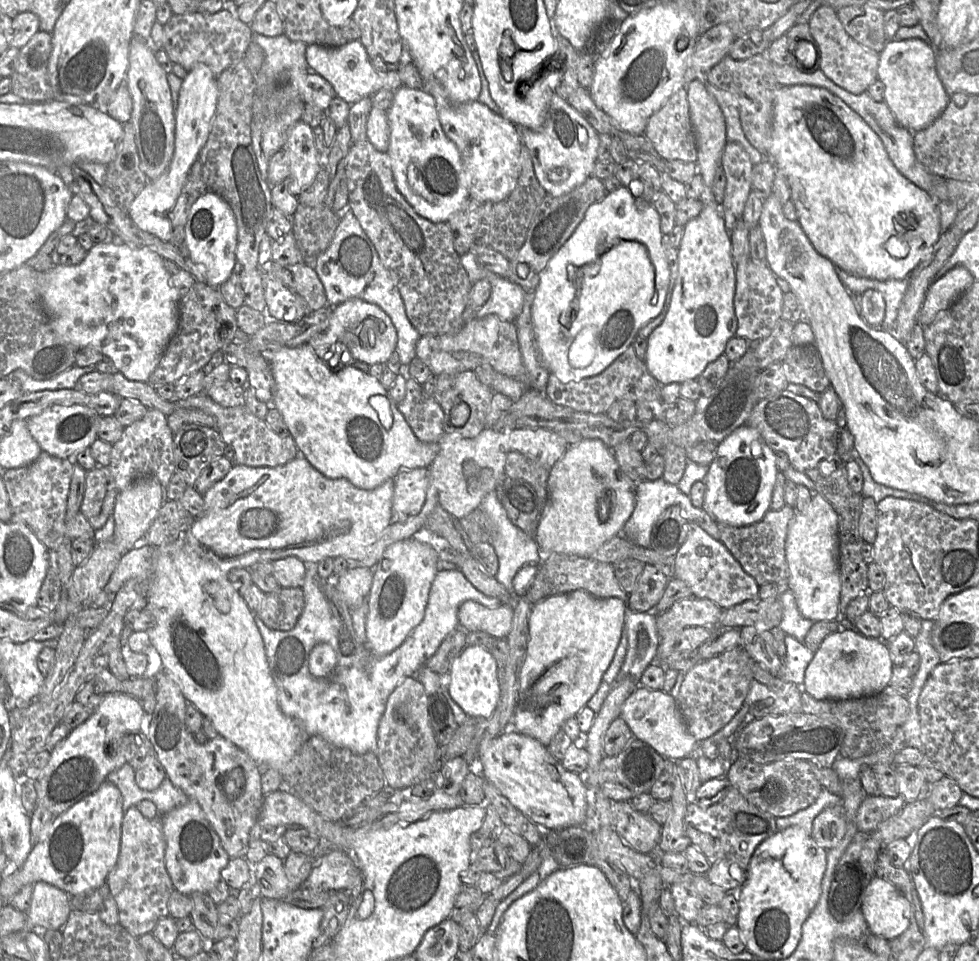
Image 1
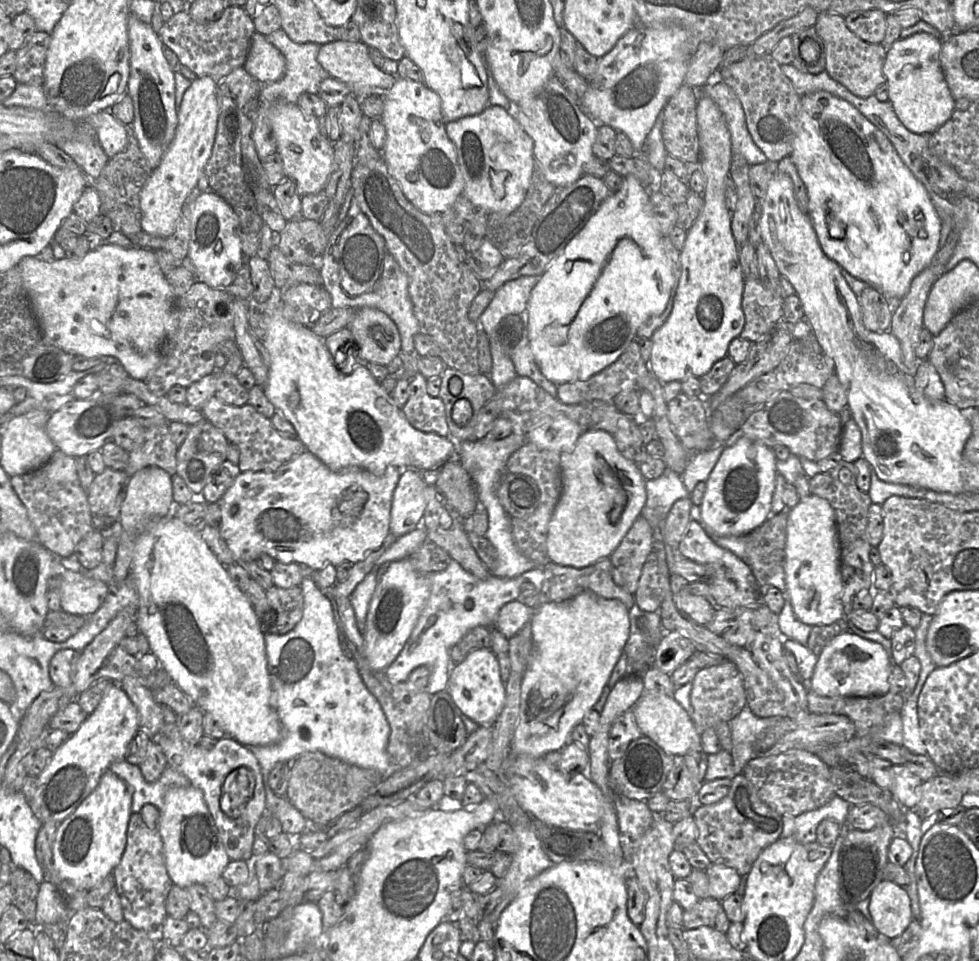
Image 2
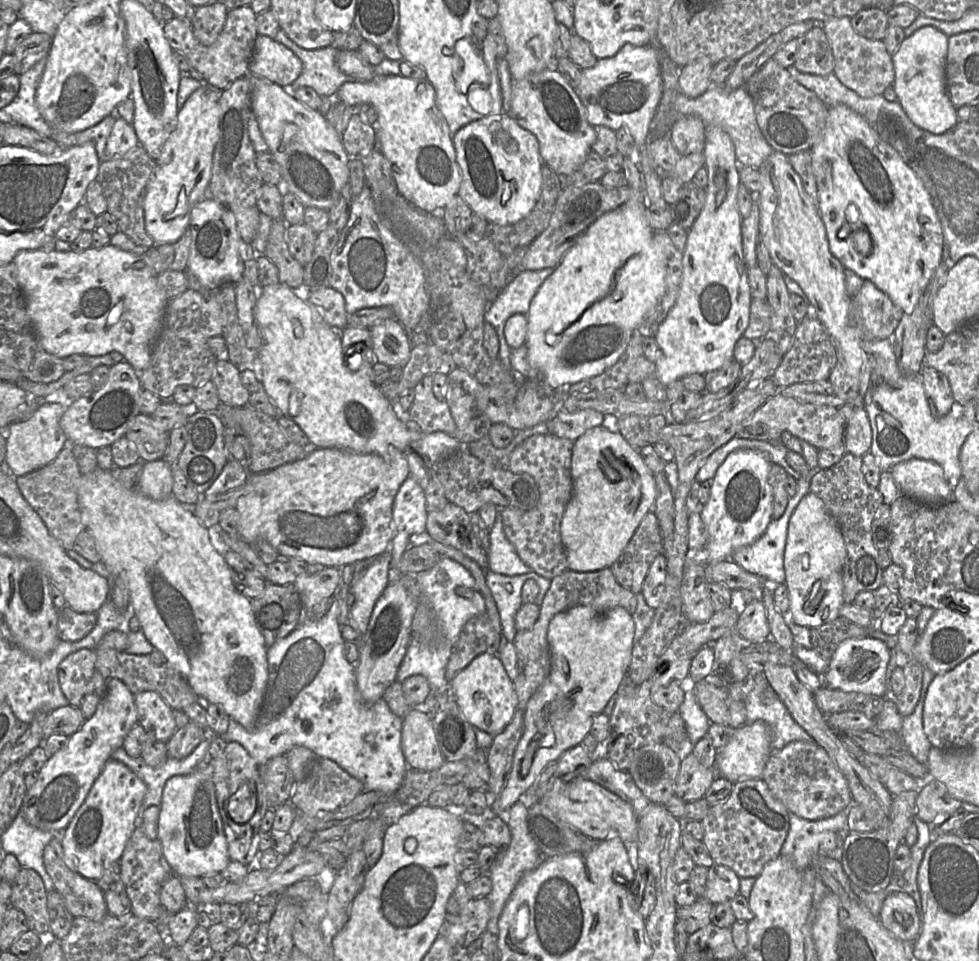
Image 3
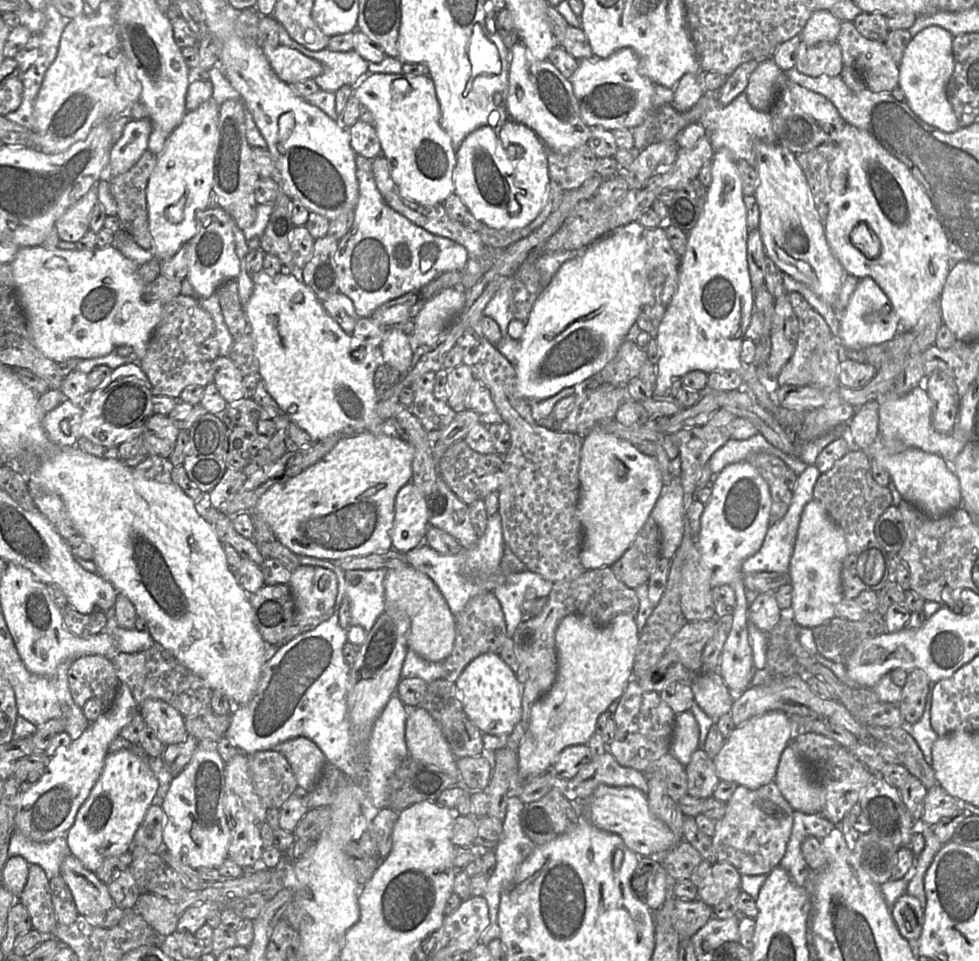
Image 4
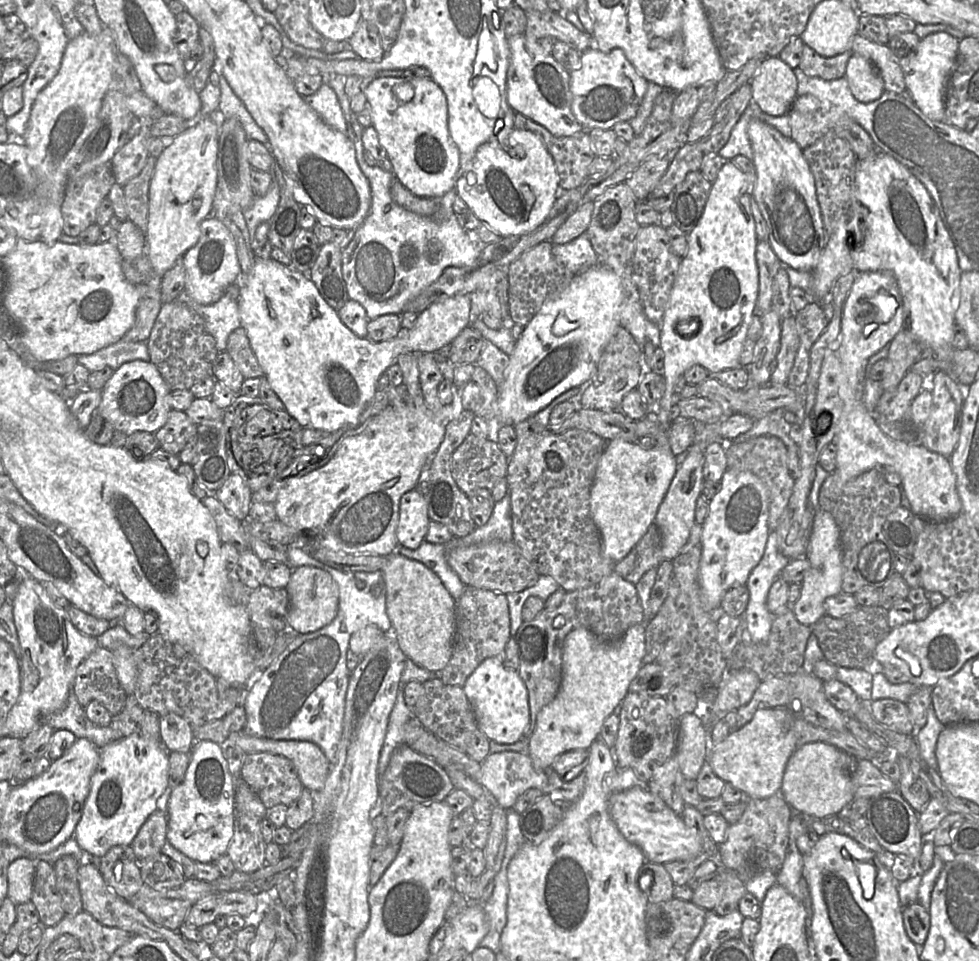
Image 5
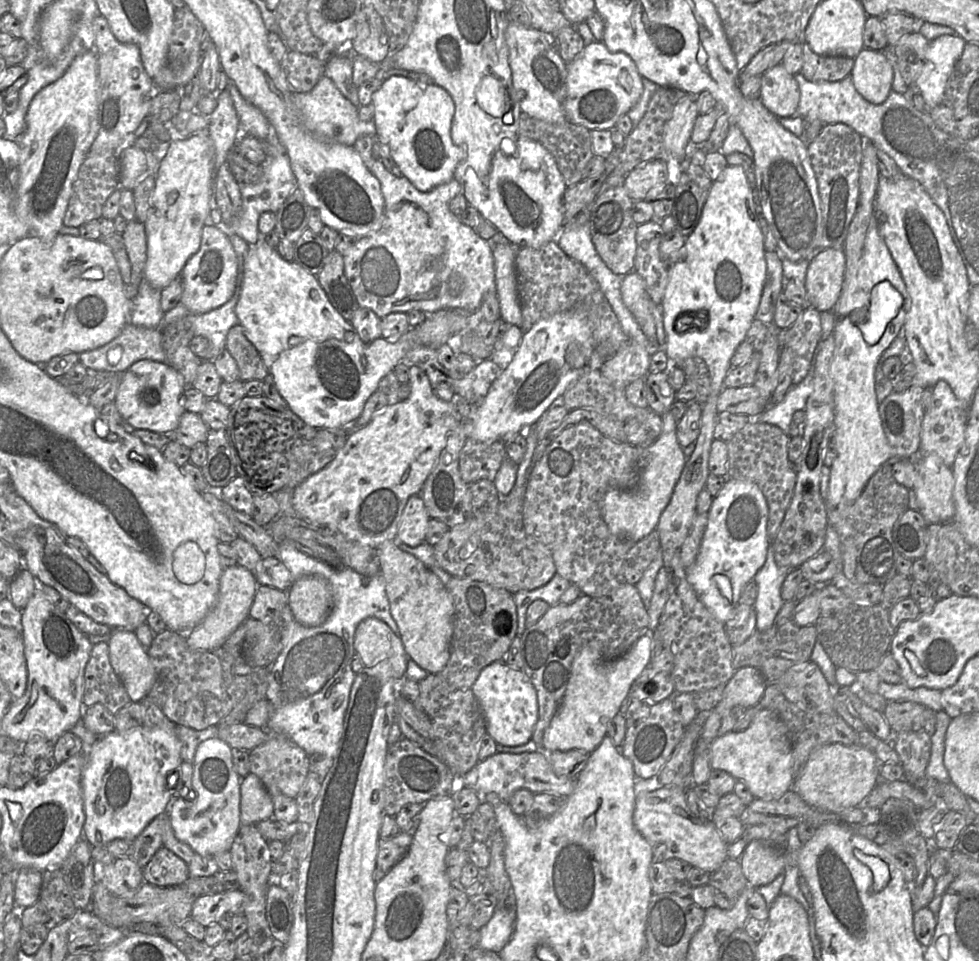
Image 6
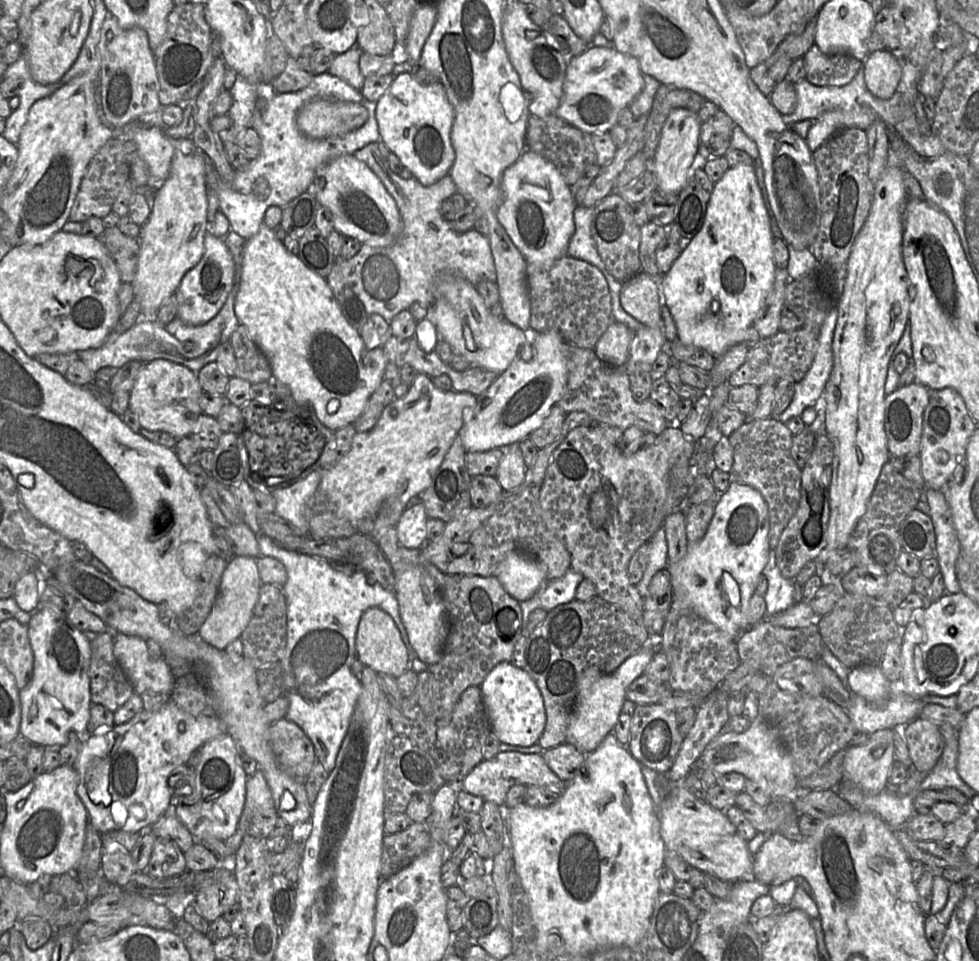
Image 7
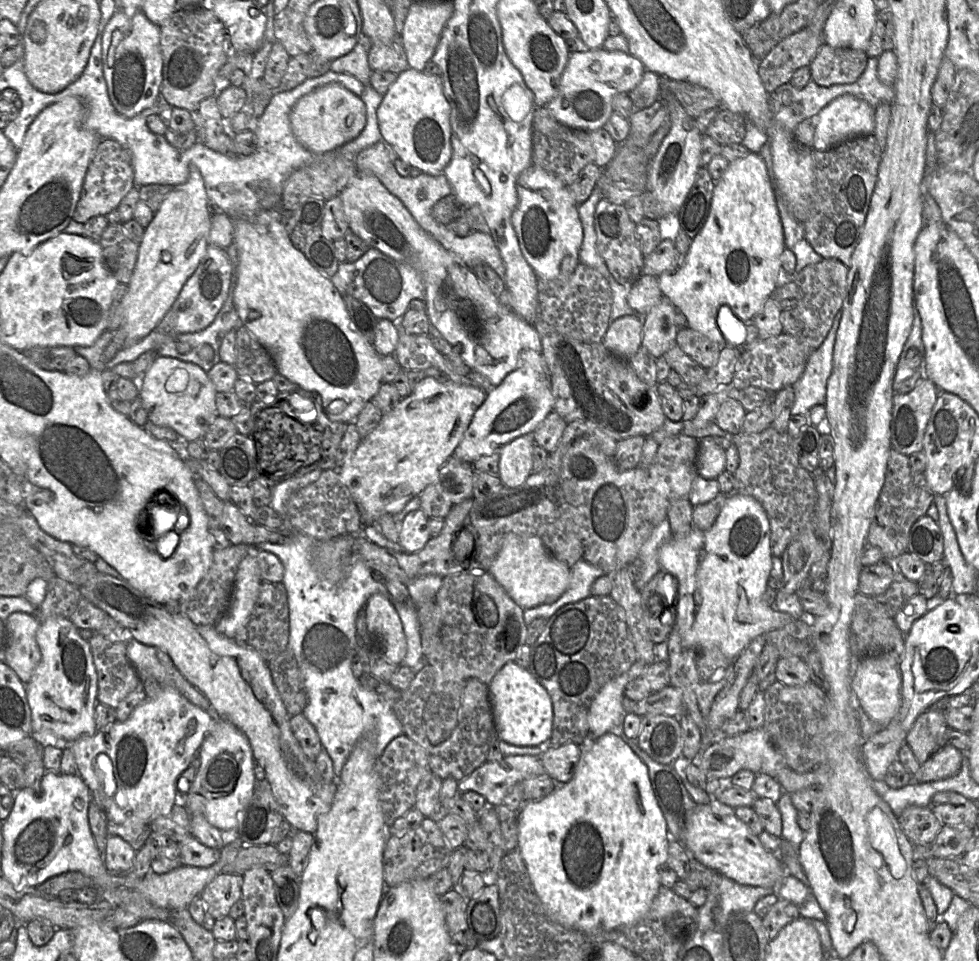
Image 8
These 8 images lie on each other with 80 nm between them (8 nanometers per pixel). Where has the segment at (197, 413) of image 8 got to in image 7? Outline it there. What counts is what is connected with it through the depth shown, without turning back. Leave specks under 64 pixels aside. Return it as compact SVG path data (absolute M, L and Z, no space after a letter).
M166 359L143 363L130 391L128 408L137 416L142 428L162 431L181 439L188 437L202 414L199 398L203 390L195 372Z

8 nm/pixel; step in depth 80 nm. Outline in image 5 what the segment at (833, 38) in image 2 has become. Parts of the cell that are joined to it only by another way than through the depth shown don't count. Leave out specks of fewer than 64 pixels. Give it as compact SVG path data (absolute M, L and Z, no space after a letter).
M856 34L850 52L869 59L878 69L887 92L900 95L906 90L905 74L887 45L878 44Z

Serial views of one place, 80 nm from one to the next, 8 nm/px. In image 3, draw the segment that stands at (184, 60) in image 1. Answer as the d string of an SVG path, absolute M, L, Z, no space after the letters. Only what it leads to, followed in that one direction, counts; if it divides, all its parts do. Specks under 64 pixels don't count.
M250 6L229 10L223 30L211 45L204 45L197 39L191 20L187 18L175 16L163 26L163 30L172 49L181 52L192 68L211 86L223 90L238 78L249 76L249 66L258 36L256 13Z

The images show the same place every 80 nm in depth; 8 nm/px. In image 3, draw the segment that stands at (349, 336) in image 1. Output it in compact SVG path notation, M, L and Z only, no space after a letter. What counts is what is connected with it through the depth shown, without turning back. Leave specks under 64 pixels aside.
M389 318L370 328L375 359L389 367L407 364L413 347L401 323Z

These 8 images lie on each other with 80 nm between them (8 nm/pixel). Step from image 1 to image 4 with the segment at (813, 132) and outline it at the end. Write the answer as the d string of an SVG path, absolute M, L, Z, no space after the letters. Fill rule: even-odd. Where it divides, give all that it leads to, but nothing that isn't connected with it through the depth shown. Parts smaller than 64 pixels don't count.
M851 124L832 141L837 143L837 156L829 169L829 213L824 222L825 236L834 257L846 274L858 279L872 278L892 302L901 320L901 328L911 330L934 301L939 301L950 272L948 241L936 210L924 187L911 170L889 154L868 132ZM859 224L867 224L880 242L878 255L865 256L852 242L851 233Z

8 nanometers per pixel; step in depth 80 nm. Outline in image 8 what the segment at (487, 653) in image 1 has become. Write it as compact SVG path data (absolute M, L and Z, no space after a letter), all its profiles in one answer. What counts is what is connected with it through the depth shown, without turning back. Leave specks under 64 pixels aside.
M515 662L505 664L488 684L493 717L497 736L509 744L515 746L544 746L547 747L552 735L553 704L547 690L525 668L521 668Z

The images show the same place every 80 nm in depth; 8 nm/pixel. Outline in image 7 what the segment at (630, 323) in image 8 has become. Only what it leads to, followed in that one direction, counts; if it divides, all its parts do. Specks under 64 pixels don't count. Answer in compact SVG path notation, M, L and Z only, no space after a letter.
M614 321L594 348L597 357L609 365L623 367L628 359L634 334L626 325Z

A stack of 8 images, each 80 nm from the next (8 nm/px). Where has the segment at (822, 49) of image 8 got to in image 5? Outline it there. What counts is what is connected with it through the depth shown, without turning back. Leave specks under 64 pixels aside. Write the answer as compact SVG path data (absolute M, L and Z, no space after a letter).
M804 44L798 68L807 76L834 80L845 75L851 56L850 51L845 51L831 57L825 57Z

